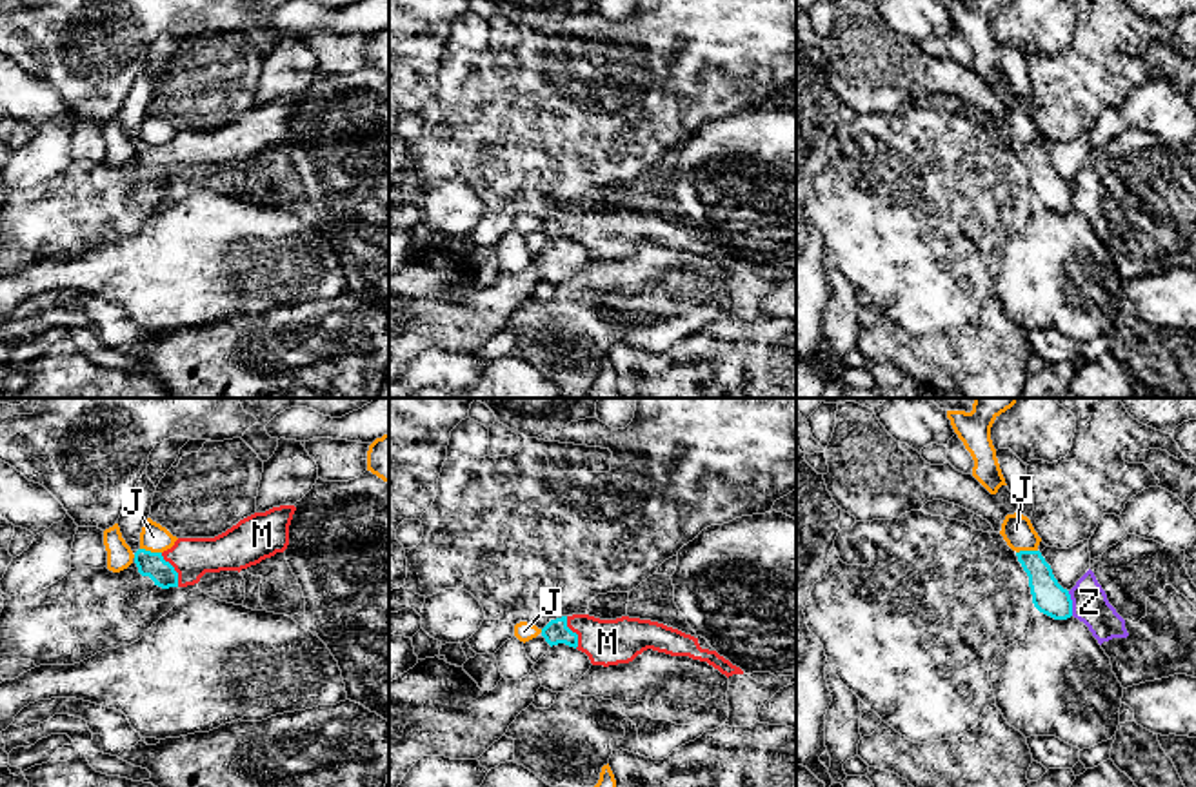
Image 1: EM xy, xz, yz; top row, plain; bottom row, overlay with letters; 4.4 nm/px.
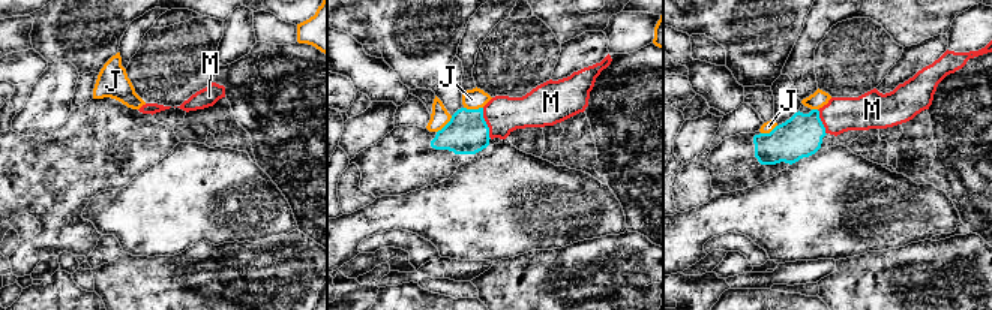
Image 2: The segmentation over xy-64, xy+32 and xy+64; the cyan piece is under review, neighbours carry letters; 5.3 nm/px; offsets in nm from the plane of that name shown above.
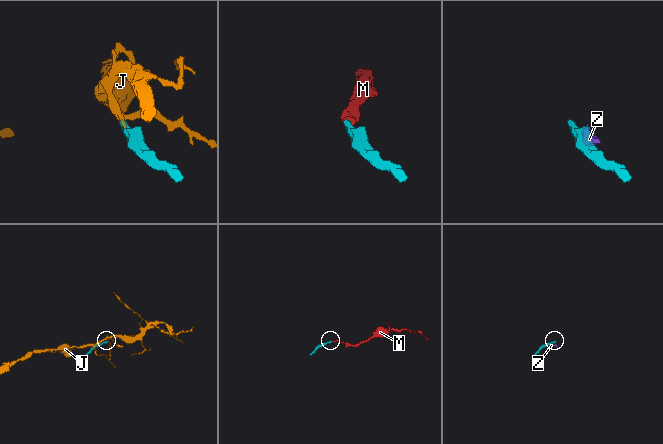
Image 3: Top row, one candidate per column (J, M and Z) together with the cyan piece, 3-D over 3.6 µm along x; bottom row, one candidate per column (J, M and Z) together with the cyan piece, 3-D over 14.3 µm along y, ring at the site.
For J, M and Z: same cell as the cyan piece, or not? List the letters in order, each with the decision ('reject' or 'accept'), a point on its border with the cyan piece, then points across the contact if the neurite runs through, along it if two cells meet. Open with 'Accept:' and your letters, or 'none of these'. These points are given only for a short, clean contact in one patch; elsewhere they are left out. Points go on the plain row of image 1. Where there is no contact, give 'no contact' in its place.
Accept: M
J: reject | xy (151, 146) | along xy (140, 140), (160, 146)
M: accept | xy (173, 162) | across xy (149, 157), (173, 162), (191, 151)
Z: reject | yz (1071, 197)

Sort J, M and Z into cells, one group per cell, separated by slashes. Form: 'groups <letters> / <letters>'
groups J / M / Z

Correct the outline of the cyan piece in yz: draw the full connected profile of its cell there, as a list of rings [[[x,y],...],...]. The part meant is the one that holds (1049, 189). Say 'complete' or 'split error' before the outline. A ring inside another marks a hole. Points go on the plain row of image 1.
complete; [[[1020,144],[1016,145],[1016,149],[1029,169],[1029,180],[1034,200],[1054,213],[1071,211],[1072,209],[1071,187],[1058,176],[1051,158],[1045,154],[1042,145]]]

